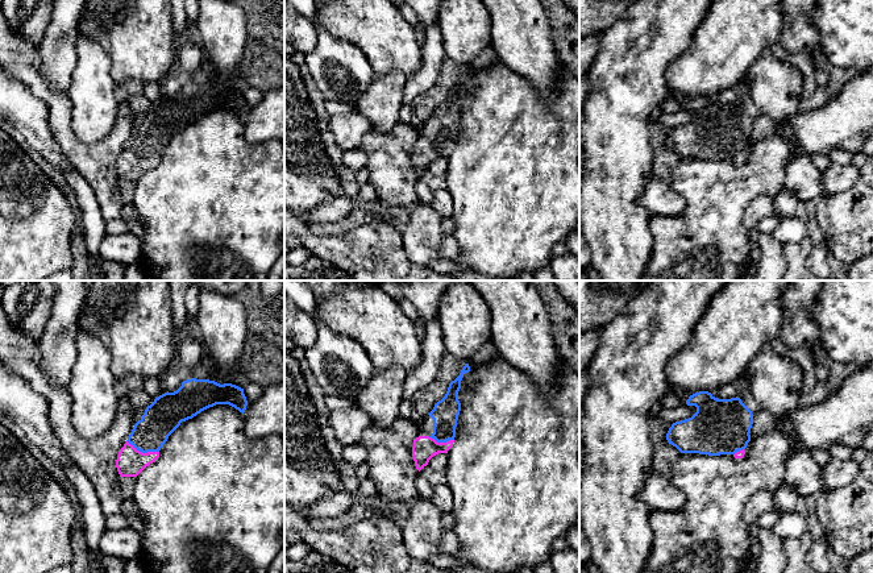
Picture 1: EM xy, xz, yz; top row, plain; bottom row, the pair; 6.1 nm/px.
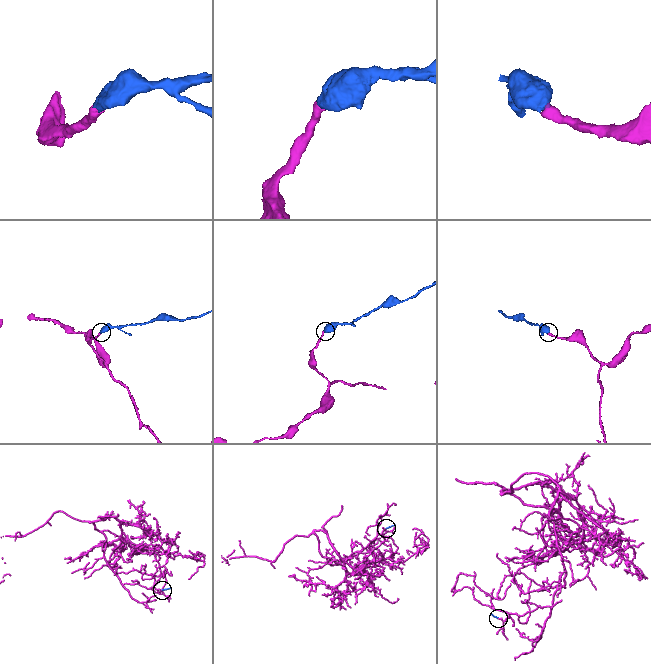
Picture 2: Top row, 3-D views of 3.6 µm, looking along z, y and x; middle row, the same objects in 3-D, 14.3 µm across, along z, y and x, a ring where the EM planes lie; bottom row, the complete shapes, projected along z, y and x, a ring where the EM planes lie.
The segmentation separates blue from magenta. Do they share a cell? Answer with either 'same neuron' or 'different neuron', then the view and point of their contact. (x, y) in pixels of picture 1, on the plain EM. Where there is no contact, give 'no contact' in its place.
same neuron; contact xy (142, 157)

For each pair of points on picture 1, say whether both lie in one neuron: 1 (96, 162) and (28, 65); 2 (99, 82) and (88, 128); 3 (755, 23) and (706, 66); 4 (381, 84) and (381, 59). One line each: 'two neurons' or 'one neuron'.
1: one neuron
2: one neuron
3: one neuron
4: two neurons

